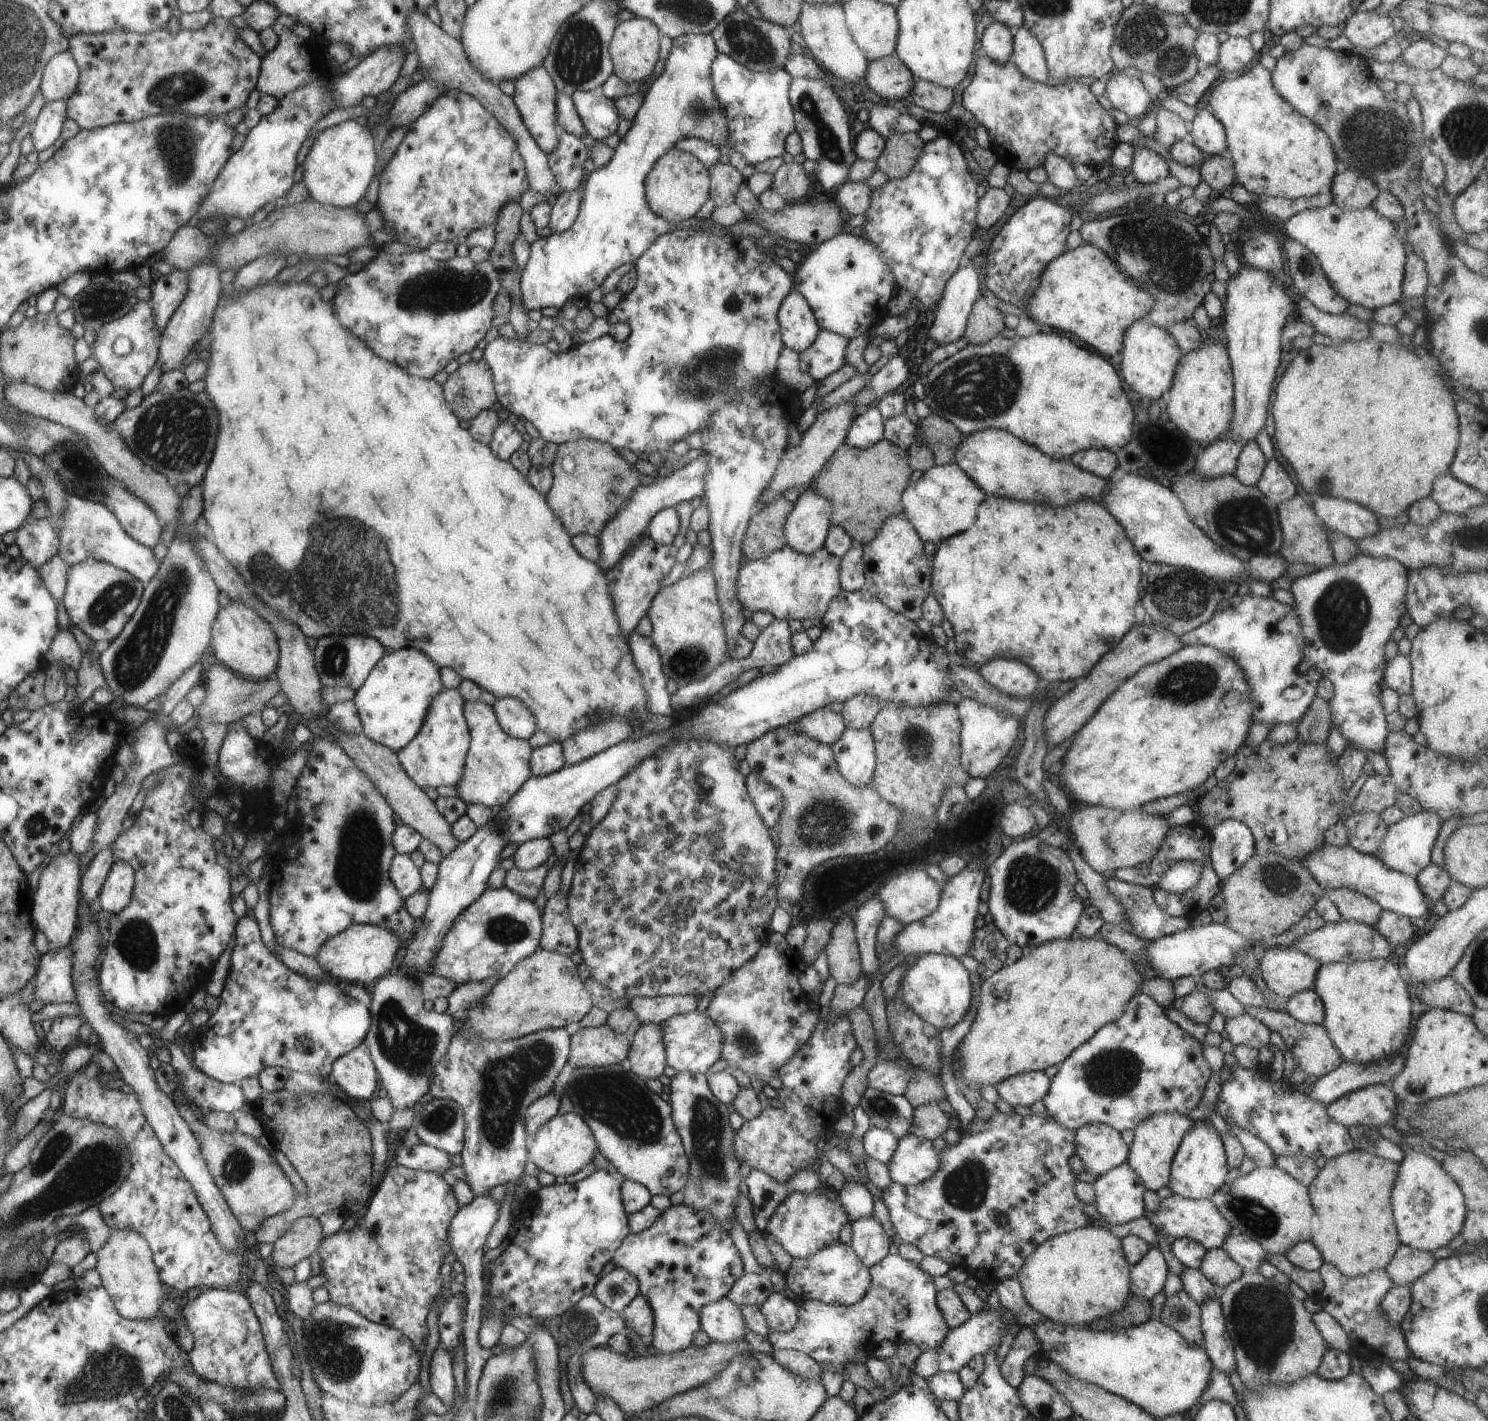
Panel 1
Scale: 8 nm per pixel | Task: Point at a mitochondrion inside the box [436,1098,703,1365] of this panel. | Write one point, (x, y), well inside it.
(584, 1325)

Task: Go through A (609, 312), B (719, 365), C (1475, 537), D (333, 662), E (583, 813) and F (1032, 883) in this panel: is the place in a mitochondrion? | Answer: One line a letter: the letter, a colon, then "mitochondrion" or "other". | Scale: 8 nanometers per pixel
A: other
B: mitochondrion
C: mitochondrion
D: mitochondrion
E: other
F: mitochondrion

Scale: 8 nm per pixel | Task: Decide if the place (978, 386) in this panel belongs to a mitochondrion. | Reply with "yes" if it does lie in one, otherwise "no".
yes

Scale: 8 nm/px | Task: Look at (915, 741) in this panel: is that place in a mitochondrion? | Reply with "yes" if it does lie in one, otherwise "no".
yes

